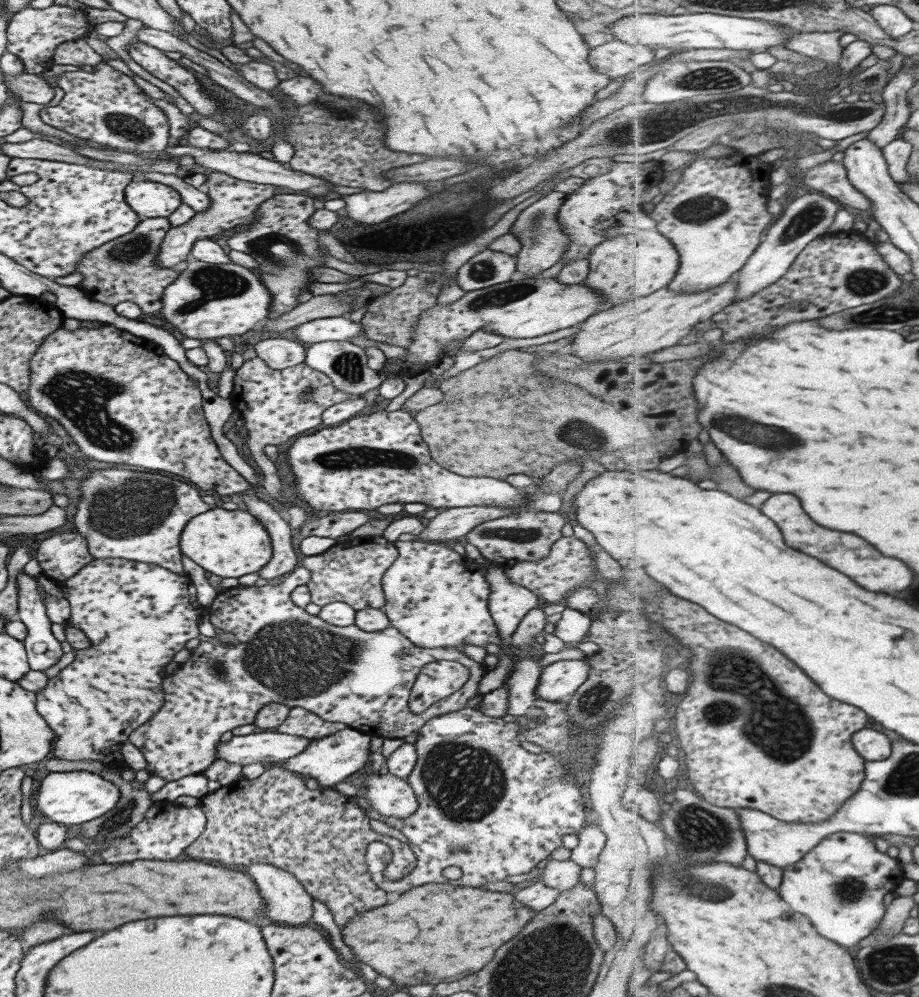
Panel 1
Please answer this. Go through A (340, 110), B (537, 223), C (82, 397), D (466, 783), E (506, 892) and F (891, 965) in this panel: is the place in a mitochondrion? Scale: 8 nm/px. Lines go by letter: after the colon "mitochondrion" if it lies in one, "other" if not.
A: mitochondrion
B: mitochondrion
C: mitochondrion
D: mitochondrion
E: other
F: mitochondrion

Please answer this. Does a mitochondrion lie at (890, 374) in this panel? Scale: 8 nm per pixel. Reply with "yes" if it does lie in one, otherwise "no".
no

